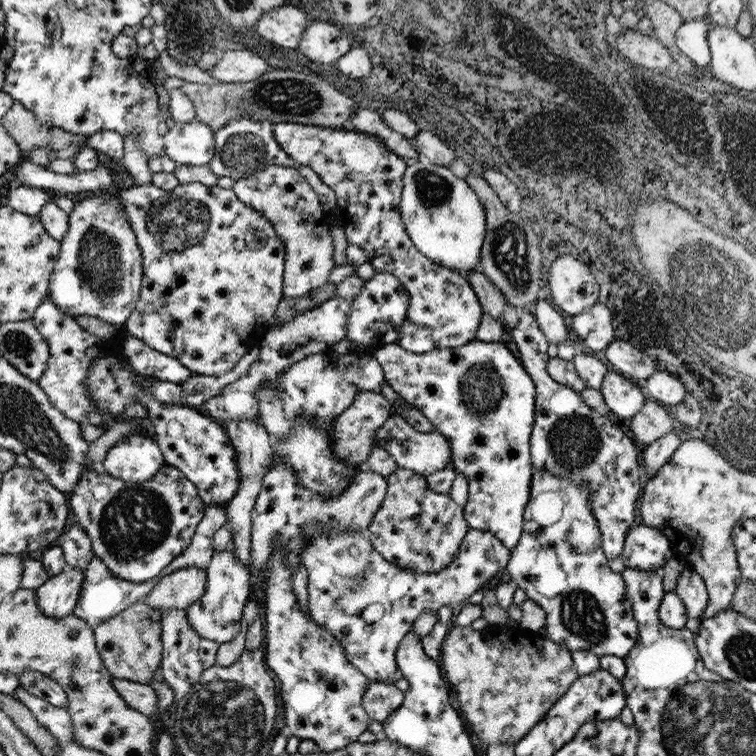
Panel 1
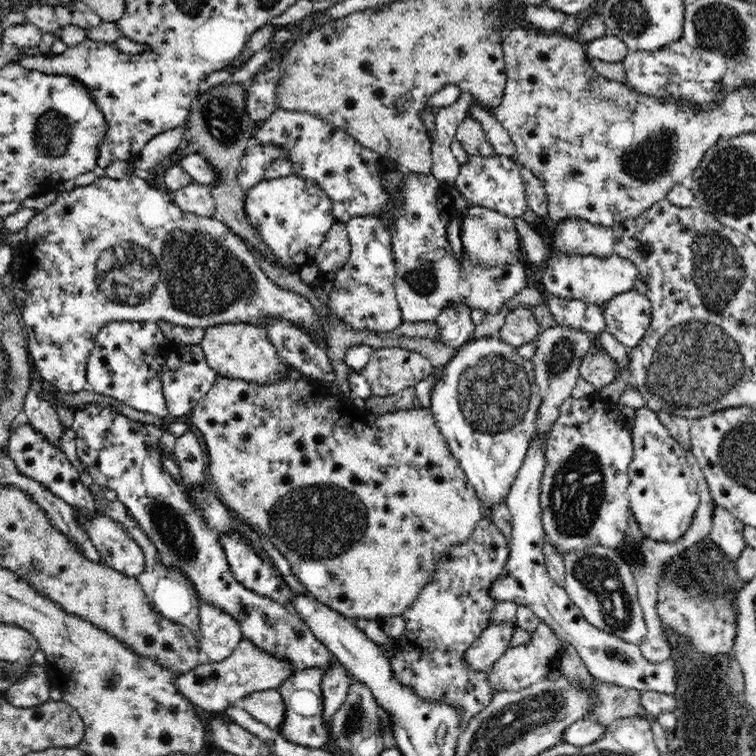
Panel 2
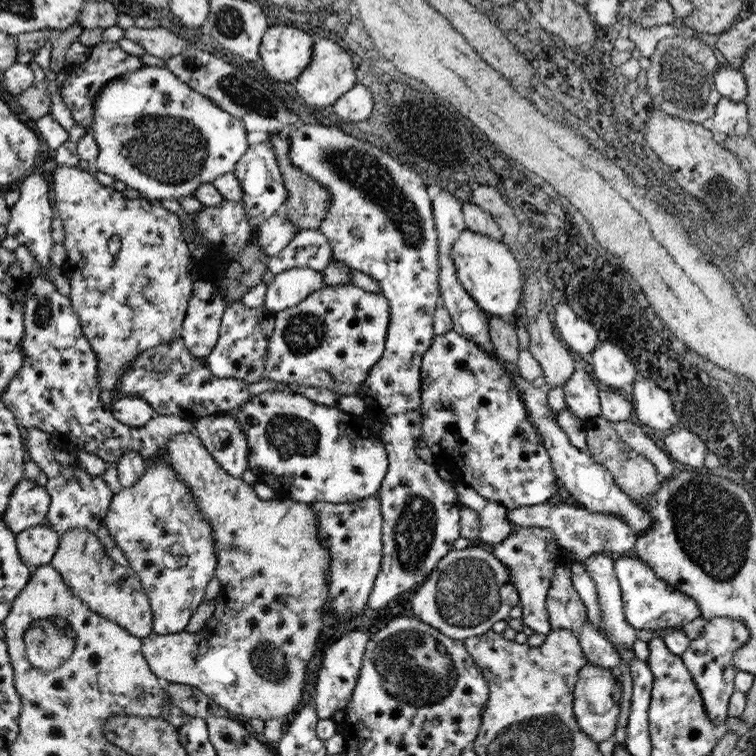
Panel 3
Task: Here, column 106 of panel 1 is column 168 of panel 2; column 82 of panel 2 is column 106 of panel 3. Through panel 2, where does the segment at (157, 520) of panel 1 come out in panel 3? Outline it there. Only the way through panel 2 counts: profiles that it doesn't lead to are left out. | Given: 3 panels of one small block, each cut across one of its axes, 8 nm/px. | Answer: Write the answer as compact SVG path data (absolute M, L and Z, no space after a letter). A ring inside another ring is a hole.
M31 166L31 170L21 176L15 190L19 192L19 202L11 208L11 220L5 224L7 236L13 236L19 246L25 246L31 252L41 266L41 272L31 278L29 292L25 296L25 334L21 348L23 366L7 386L7 392L1 394L1 402L15 412L23 428L39 428L49 434L53 444L59 448L75 454L93 452L105 464L117 464L129 450L137 452L143 460L167 454L175 436L195 430L195 420L157 414L137 430L115 420L111 410L99 400L99 394L103 392L97 376L99 360L91 342L83 334L71 300L59 294L55 284L45 276L49 270L49 248L53 246L49 236L49 224L53 218L47 196L49 186L37 172L37 166Z

